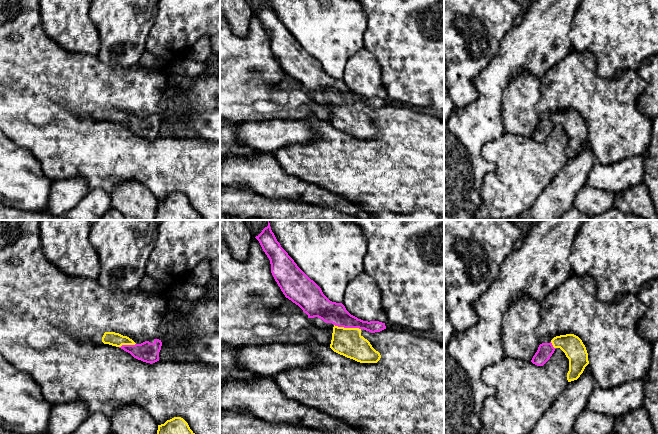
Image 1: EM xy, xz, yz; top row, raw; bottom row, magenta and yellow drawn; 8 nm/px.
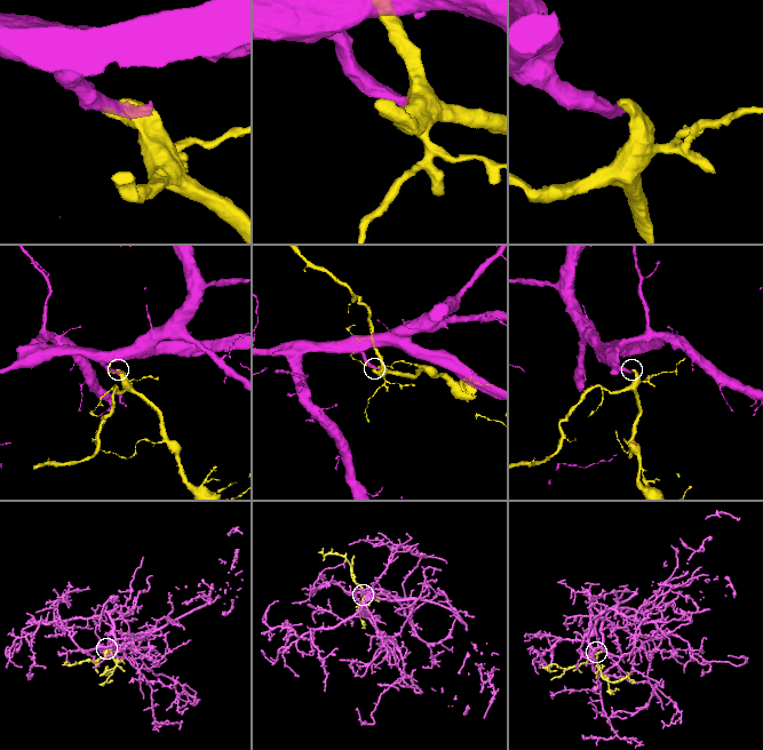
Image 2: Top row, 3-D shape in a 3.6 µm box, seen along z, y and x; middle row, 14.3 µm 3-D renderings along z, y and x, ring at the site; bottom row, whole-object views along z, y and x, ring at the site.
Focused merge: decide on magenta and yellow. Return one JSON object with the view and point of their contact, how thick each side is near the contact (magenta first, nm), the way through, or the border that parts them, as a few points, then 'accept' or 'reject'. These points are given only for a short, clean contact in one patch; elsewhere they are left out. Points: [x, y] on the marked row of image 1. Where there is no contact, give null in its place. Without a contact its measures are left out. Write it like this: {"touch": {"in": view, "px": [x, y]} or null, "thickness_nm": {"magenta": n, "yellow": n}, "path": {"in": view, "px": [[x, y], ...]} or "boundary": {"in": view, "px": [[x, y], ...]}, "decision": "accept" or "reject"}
{"touch": {"in": "xz", "px": [347, 327]}, "thickness_nm": {"magenta": 180, "yellow": 220}, "path": {"in": "xz", "px": [[330, 312], [347, 327], [348, 342]]}, "decision": "accept"}

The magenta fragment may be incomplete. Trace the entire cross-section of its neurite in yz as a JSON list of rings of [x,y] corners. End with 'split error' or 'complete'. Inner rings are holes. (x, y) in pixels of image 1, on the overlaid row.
[[[574,334],[556,336],[550,343],[540,344],[531,362],[537,366],[543,366],[556,348],[560,348],[569,359],[568,382],[577,380],[589,364],[589,361],[585,345]]] | split error

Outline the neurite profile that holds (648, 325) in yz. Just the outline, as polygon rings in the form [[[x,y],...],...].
[[[658,280],[645,283],[638,297],[646,312],[638,322],[639,336],[649,343],[658,342]]]

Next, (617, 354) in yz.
[[[570,277],[556,287],[541,303],[538,326],[540,343],[566,334],[578,336],[586,347],[589,365],[596,385],[612,389],[629,381],[641,380],[651,366],[652,344],[638,333],[638,322],[646,307],[638,295],[623,294],[613,303],[604,303],[596,297],[596,283],[591,277]]]

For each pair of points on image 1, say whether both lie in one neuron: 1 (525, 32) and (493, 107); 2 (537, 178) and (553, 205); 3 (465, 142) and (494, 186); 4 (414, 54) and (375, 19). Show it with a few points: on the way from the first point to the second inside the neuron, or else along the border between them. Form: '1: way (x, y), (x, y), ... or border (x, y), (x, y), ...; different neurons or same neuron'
1: way (520, 51), (493, 80), (493, 88); same neuron
2: border (559, 171), (529, 207); different neurons
3: border (482, 150), (494, 168), (484, 177), (481, 196); different neurons
4: way (404, 44), (385, 25); same neuron

